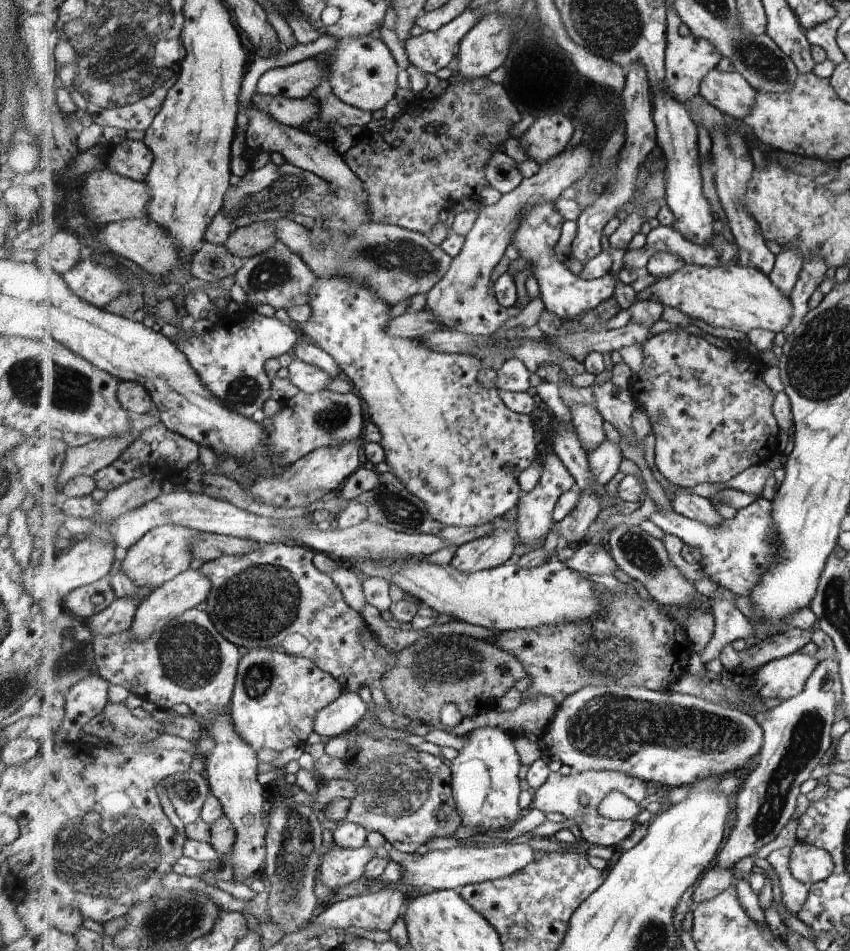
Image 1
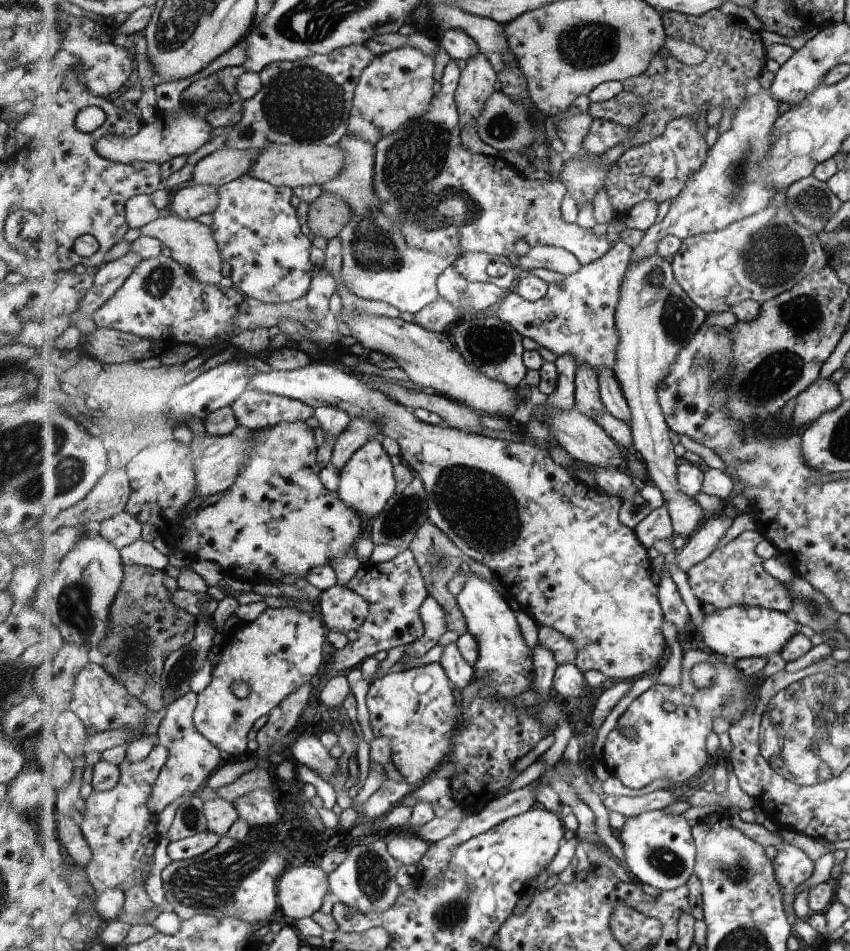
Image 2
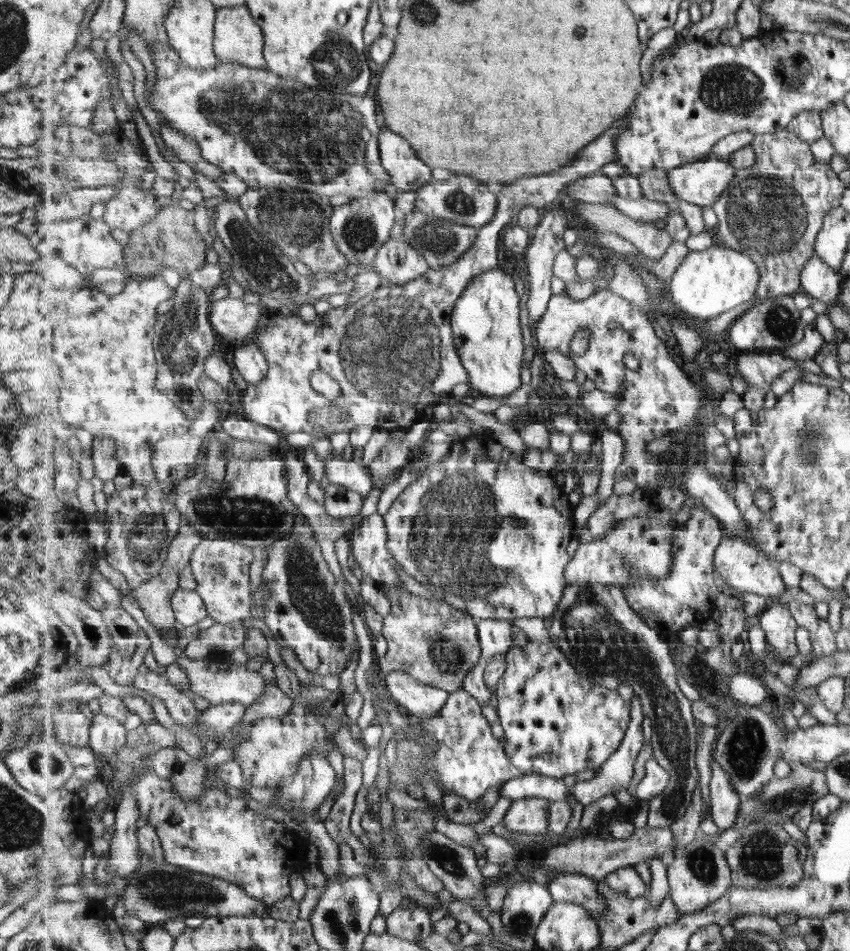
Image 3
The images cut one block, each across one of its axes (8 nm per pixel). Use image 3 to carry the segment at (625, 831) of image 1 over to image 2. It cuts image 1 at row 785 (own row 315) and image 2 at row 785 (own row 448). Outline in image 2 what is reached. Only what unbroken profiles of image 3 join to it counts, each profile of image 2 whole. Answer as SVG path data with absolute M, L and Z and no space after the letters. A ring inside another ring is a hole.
M689 650L683 660L683 686L679 688L653 684L631 702L617 720L617 727L608 734L603 747L606 768L609 774L619 777L625 786L632 789L645 788L657 778L666 778L677 784L697 776L710 760L705 742L709 732L713 732L713 718L722 716L733 724L739 722L750 710L747 707L747 696L751 692L751 678L725 662L723 656L713 652L713 664L719 670L719 680L713 684L711 697L709 688L699 692L699 687L696 687L692 679L694 666L702 662L711 662L711 654L703 650ZM728 694L732 698L729 704ZM619 728L636 729L636 739L630 739Z

